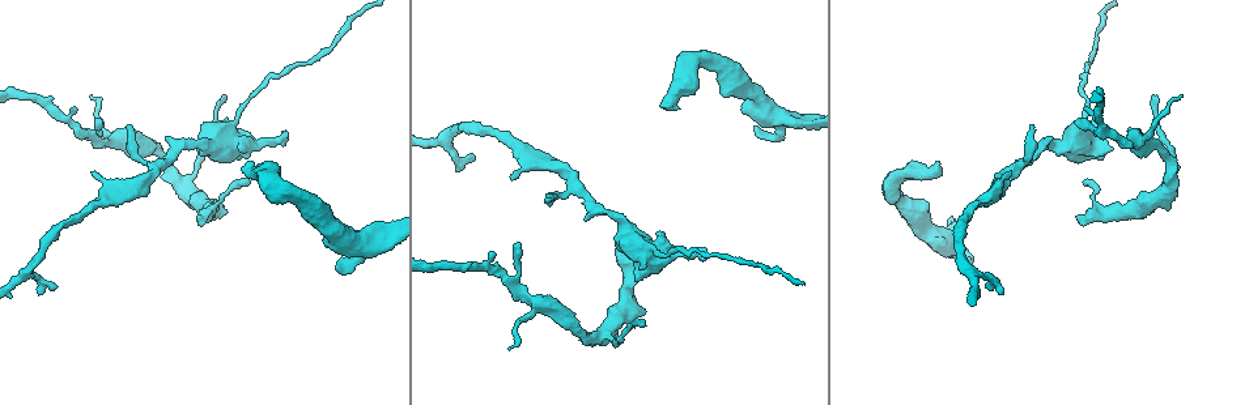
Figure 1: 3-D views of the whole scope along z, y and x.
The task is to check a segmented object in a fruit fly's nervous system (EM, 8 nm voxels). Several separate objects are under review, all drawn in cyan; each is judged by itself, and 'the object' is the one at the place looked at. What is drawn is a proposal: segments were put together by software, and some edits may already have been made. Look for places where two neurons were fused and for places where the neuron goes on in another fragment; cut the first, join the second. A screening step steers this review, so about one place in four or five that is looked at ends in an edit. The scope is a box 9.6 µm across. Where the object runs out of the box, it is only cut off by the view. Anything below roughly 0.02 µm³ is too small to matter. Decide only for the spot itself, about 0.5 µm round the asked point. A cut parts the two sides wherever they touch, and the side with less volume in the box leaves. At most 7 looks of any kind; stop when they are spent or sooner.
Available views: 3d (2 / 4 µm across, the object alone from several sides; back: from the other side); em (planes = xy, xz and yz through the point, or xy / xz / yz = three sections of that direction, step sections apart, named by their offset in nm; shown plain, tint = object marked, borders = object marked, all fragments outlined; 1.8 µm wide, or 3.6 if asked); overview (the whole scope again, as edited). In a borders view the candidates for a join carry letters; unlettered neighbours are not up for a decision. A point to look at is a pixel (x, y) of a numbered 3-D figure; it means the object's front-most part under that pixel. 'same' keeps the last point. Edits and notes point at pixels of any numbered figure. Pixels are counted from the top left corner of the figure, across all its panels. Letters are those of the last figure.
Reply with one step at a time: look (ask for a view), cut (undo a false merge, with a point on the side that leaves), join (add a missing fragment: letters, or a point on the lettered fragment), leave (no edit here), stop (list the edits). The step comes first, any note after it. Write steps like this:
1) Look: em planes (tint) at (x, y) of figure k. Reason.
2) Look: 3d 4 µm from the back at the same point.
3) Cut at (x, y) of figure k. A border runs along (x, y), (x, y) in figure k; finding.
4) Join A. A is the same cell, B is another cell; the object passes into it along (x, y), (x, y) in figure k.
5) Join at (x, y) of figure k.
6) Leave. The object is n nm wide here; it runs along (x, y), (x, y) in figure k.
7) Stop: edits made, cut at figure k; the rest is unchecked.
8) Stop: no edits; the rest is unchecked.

Look: 3d 2 µm at (701, 257) of figure 1. An open end.

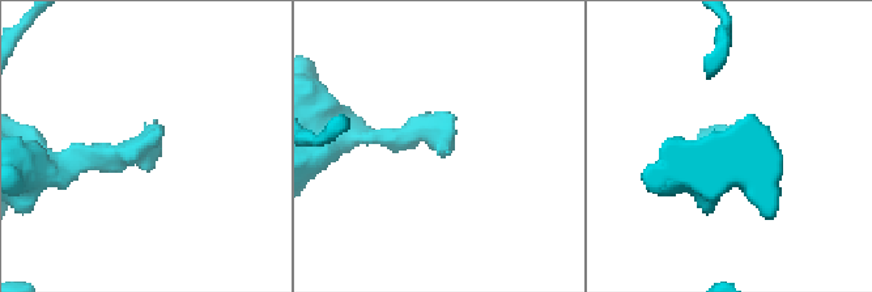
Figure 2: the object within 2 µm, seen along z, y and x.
Look: em 3.6 µm xz step 4 (tint) at (144, 127) of figure 2.

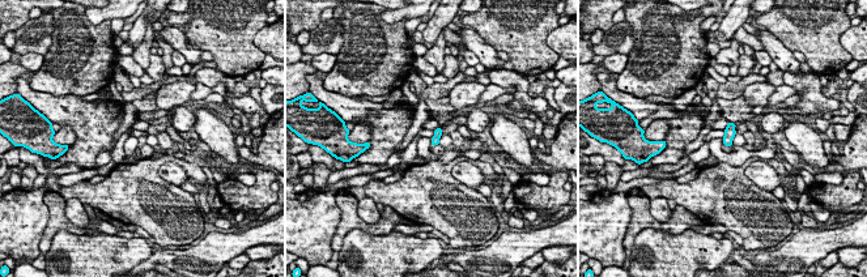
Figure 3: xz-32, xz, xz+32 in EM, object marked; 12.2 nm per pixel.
Look: em 3.6 µm planes (borders) at the same point.

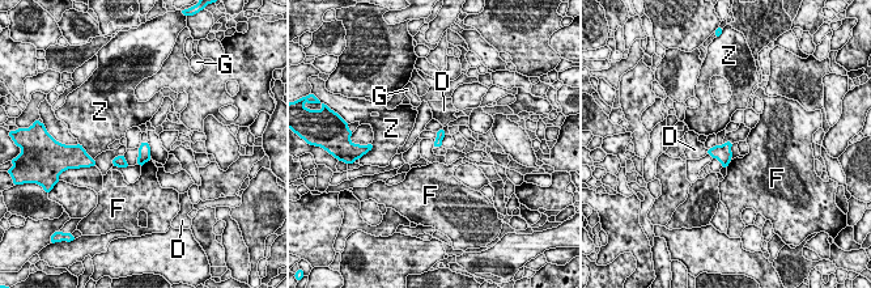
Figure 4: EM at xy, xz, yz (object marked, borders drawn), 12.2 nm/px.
Leave. D, F, G and Z are other cells; a border runs along (716, 144), (708, 149) in figure 4; no lettered fragment goes on from it.

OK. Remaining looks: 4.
Look: em planes (plain) at (247, 162) of figure 1. An open end.

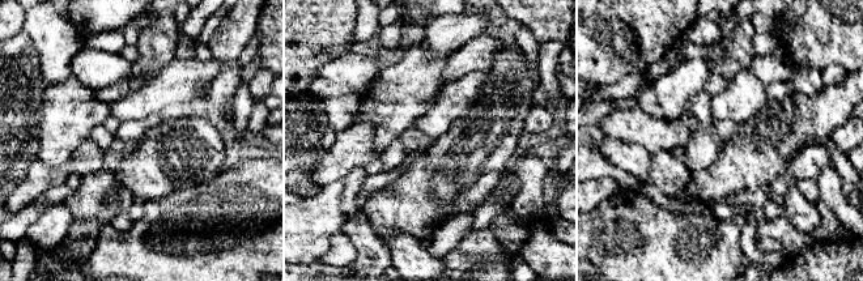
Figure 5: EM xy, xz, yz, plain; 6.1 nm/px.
Look: em planes (borders) at the same point. What lies round it.

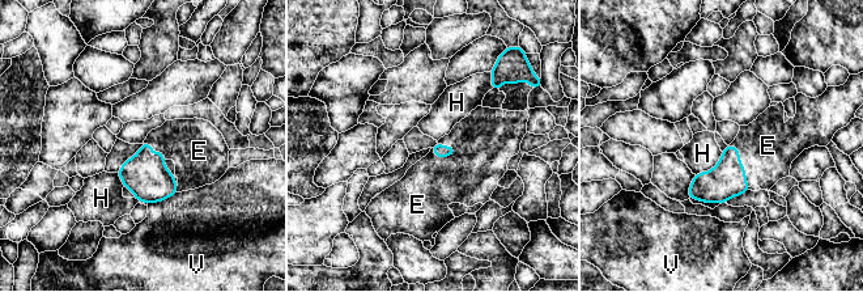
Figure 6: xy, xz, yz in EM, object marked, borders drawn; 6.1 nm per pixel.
Join at (470, 176) of figure 6. E is the same cell, H and V are other cells; the object passes into it along (441, 151), (442, 157), (470, 176) in figure 6; the neuron continues.

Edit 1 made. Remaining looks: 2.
Look: overview.

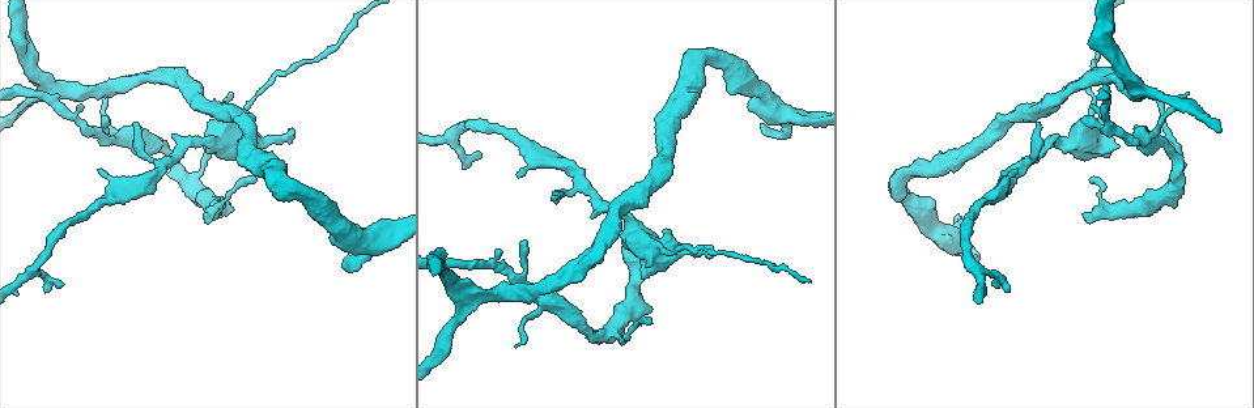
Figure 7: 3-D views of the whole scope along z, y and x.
Look: em planes (borders) at (342, 264) of figure 7. An open end.

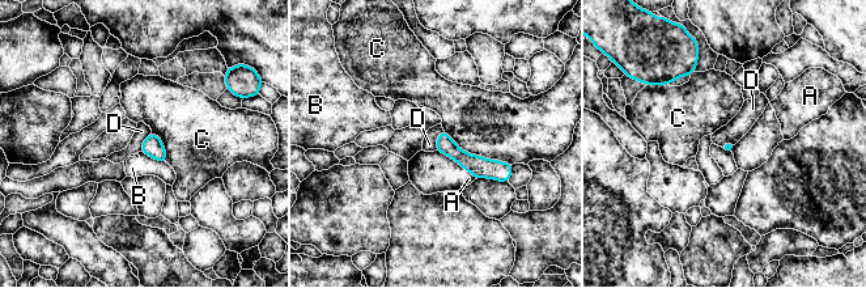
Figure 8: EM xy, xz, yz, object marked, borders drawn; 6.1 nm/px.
Leave. A, B, C and D are other cells; a border runs along (444, 131), (437, 138), (436, 149) in figure 8; no lettered fragment goes on from it.

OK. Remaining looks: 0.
Stop: edits made, join at figure 6; the rest is unchecked.

